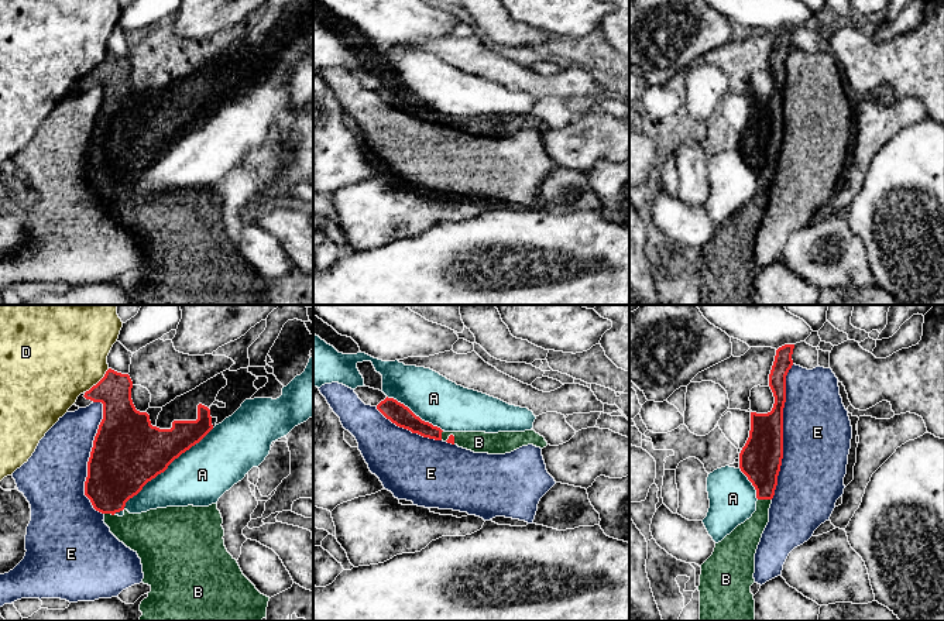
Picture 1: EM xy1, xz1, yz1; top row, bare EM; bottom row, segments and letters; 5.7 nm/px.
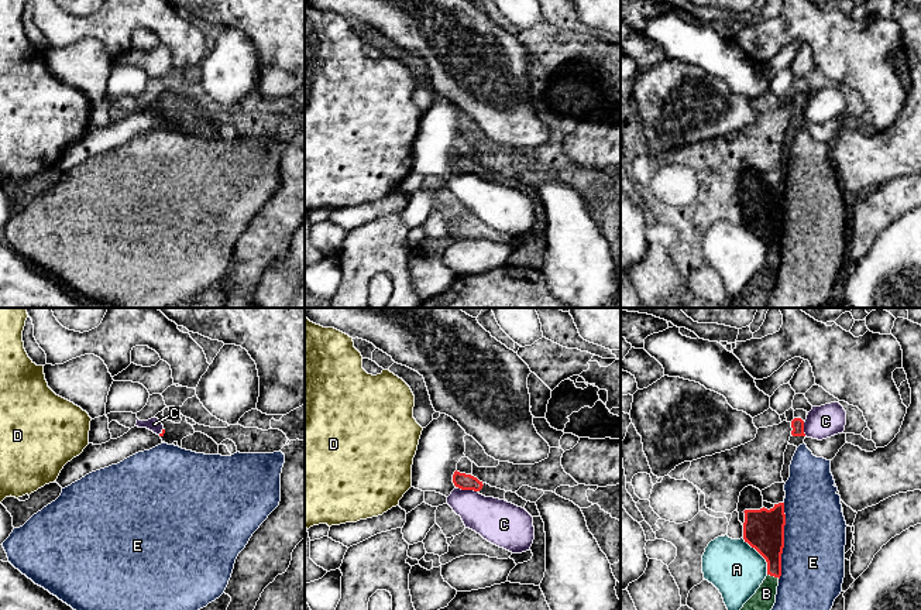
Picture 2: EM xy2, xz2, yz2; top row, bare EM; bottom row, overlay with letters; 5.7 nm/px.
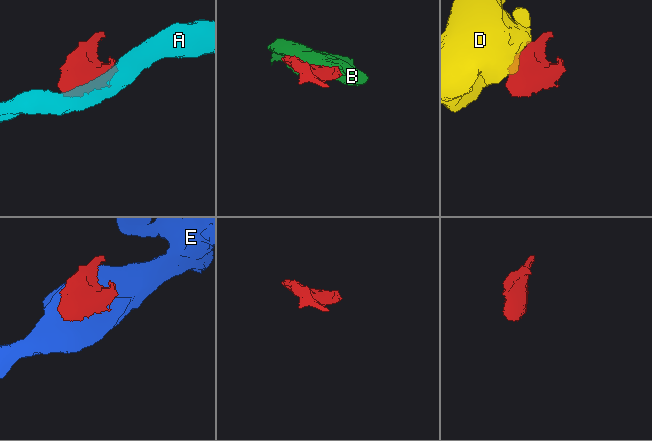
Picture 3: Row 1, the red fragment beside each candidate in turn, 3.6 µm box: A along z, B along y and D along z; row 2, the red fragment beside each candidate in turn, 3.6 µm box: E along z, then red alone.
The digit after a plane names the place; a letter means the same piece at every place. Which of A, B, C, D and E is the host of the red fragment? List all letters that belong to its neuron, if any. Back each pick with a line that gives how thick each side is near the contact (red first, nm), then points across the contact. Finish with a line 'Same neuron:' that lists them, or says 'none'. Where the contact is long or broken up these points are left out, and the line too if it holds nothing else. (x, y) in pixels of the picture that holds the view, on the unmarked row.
B: calibres 240 and 160 nm
Same neuron: B

